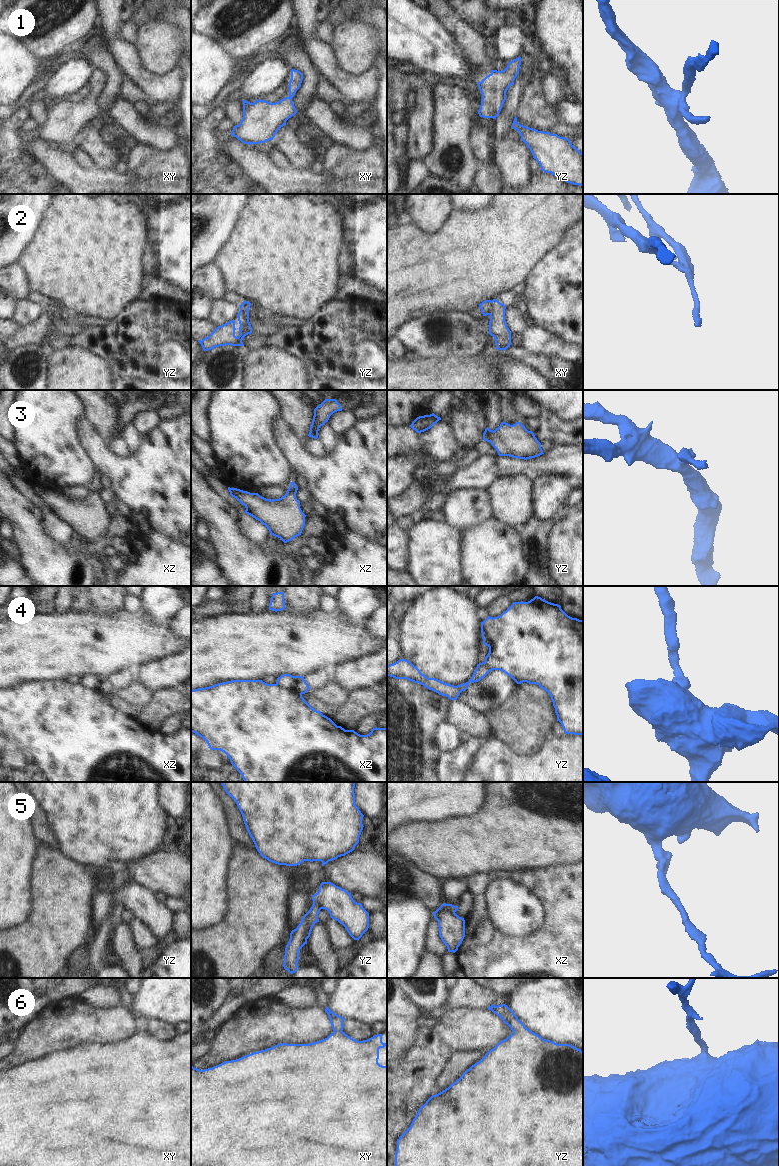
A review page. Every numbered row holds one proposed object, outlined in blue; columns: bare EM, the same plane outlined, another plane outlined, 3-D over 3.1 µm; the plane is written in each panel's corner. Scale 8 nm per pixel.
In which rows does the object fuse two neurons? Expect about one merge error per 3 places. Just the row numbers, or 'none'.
2, 4, 5

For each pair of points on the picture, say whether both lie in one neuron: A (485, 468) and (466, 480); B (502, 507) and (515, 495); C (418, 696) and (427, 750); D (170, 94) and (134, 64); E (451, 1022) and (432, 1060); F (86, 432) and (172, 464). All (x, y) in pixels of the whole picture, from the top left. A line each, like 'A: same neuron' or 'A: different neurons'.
A: same neuron
B: same neuron
C: same neuron
D: same neuron
E: different neurons
F: same neuron

